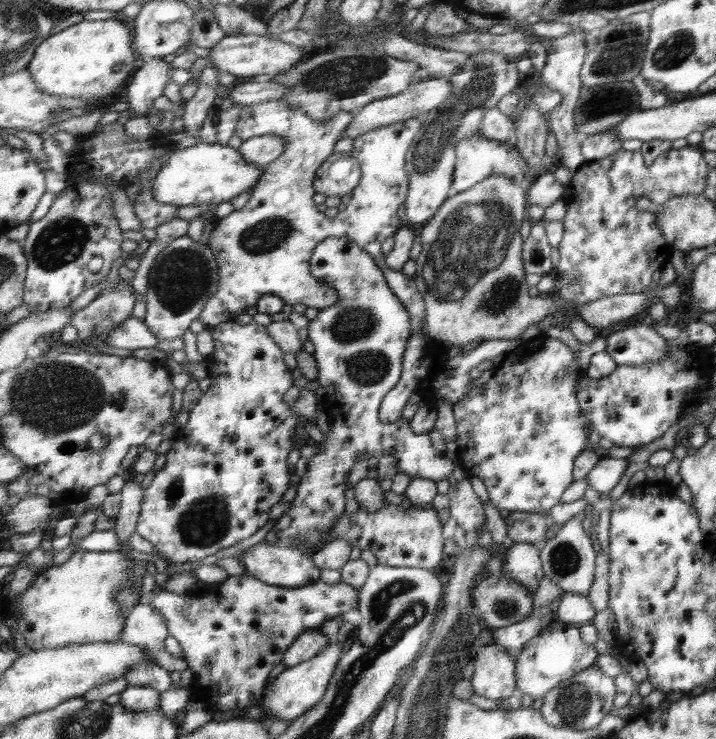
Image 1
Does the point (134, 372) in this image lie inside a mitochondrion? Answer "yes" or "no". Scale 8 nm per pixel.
no

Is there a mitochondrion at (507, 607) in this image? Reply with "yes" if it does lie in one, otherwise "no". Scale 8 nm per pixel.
yes

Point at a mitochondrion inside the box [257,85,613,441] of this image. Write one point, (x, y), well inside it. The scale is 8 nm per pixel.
(475, 238)

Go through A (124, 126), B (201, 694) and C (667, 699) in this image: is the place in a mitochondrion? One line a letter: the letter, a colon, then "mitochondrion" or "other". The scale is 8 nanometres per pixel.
A: other
B: other
C: other

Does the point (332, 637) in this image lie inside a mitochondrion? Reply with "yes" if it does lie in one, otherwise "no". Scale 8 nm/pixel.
no

